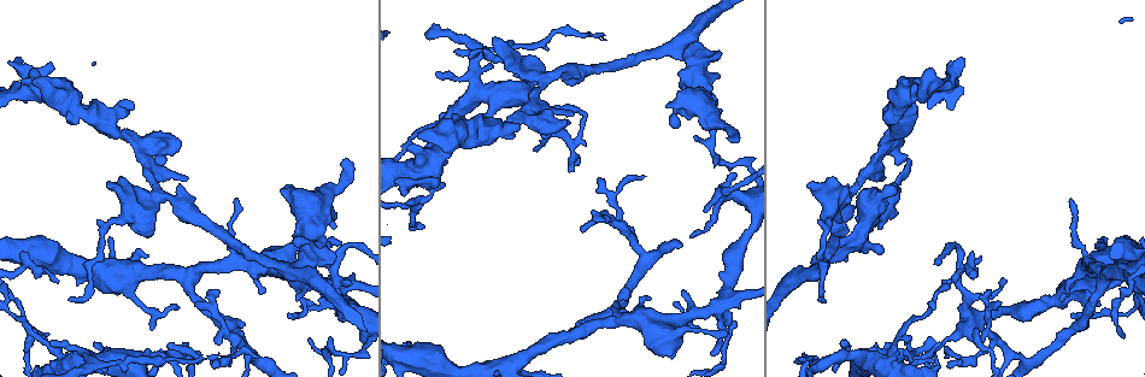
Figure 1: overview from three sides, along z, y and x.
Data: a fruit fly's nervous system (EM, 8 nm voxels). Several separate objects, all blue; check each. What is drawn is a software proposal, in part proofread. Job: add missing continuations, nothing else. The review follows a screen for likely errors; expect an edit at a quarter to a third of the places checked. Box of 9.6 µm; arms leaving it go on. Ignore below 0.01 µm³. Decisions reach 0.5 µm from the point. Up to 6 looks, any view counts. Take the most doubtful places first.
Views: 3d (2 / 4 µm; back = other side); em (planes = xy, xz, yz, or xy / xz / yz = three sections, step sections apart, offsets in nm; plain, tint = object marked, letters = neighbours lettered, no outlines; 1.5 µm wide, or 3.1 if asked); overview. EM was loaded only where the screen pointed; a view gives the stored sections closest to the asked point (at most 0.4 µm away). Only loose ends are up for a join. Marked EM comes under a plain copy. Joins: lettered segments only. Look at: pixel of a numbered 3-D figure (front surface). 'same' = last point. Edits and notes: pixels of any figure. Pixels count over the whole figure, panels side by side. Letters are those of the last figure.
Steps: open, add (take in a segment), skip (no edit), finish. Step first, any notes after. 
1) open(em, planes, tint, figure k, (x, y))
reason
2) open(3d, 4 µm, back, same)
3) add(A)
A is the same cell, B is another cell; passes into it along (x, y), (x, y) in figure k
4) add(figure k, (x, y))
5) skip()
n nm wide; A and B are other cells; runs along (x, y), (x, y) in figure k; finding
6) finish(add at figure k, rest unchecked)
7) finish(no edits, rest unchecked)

open(em, xy, step 4, letters, figure 1, (908, 163))
branch stops here

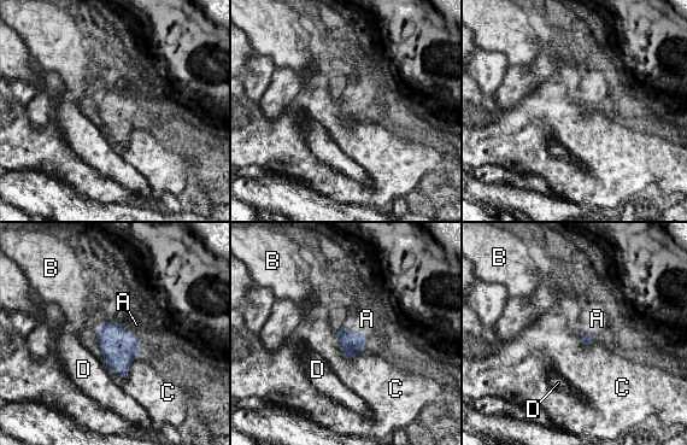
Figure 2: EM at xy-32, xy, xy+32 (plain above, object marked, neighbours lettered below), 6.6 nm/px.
add(A)
A is the same cell, B, C and D are other cells; passes into it along (118, 346), (127, 331), (136, 325) in figure 2; it goes on there

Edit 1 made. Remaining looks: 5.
open(em, planes, tint, figure 1, (444, 187))
branch stops here

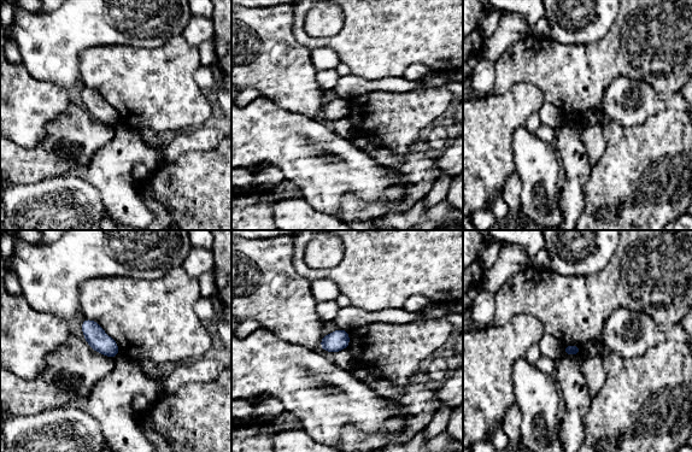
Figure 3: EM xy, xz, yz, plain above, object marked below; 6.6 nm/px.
open(em, planes, letters, same)

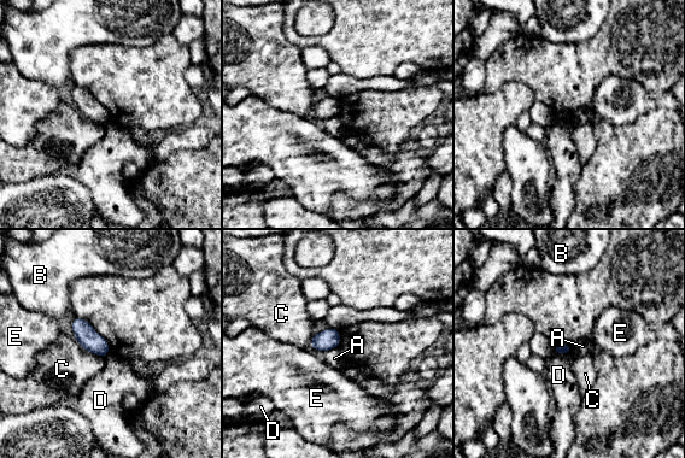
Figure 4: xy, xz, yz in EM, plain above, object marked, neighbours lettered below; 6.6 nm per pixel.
skip()
A, B, C, D and E are other cells; border along (338, 346), (326, 352) in figure 4; no lettered segment goes on from it

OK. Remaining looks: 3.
open(3d, 4 µm, figure 1, (706, 211))
branch stops here

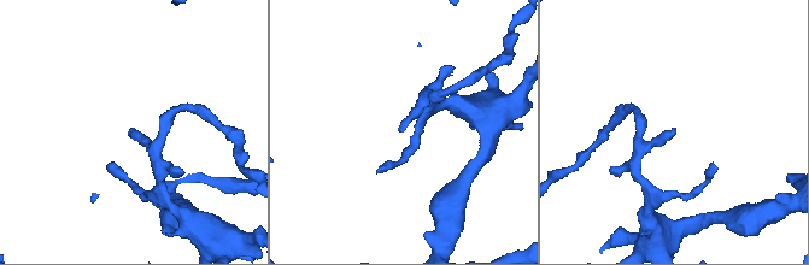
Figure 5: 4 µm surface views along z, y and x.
open(em, planes, letters, figure 5, (128, 132))

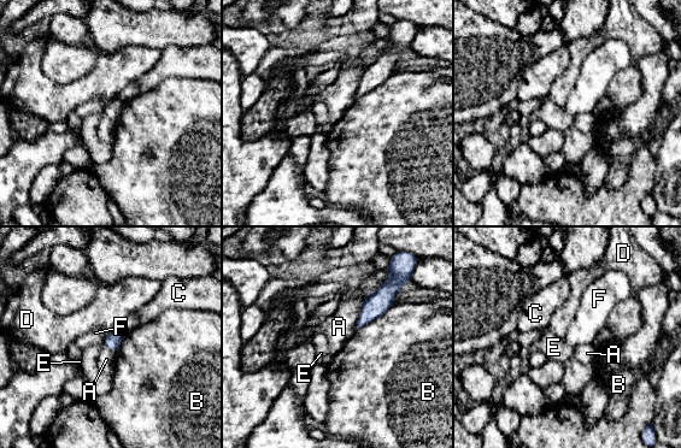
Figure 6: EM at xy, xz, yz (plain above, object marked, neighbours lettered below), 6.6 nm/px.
skip()
B touches over 300 nm; A, B, C, D, E and F are other cells; border along (105, 337), (103, 343) in figure 6; none of them fits

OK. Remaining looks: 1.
finish(add at figure 2, rest unchecked)

